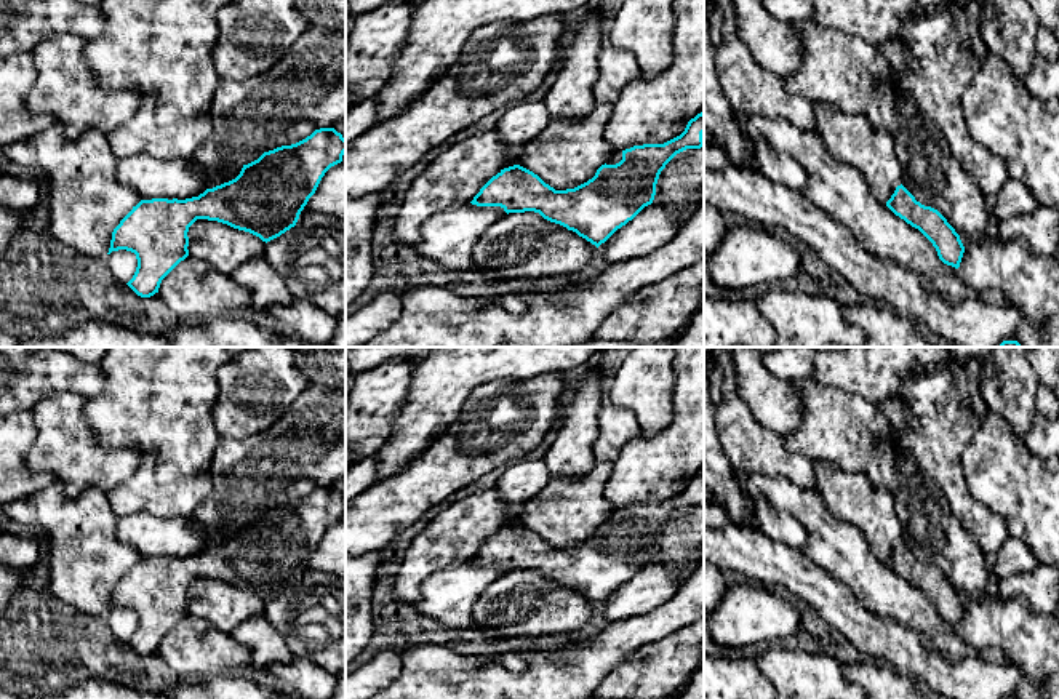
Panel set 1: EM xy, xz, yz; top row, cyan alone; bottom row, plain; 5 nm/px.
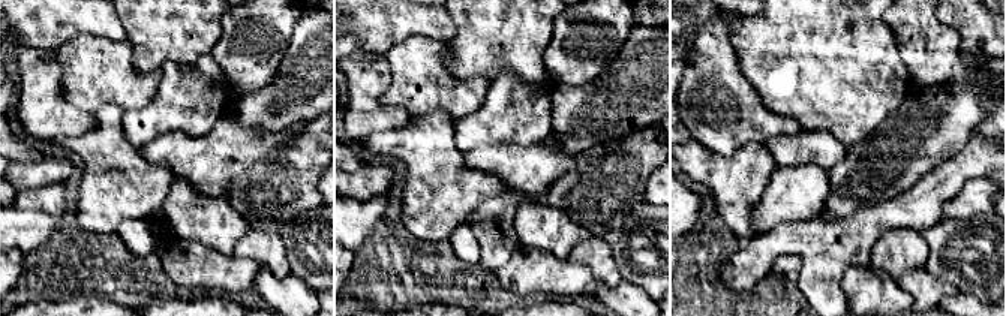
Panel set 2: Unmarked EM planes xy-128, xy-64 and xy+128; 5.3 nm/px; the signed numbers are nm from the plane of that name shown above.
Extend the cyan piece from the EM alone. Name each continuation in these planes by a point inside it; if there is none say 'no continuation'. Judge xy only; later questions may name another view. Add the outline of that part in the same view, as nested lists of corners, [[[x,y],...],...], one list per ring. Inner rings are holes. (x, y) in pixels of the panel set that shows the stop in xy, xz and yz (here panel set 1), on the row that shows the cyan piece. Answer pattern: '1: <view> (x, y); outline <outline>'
no continuation

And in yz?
no continuation

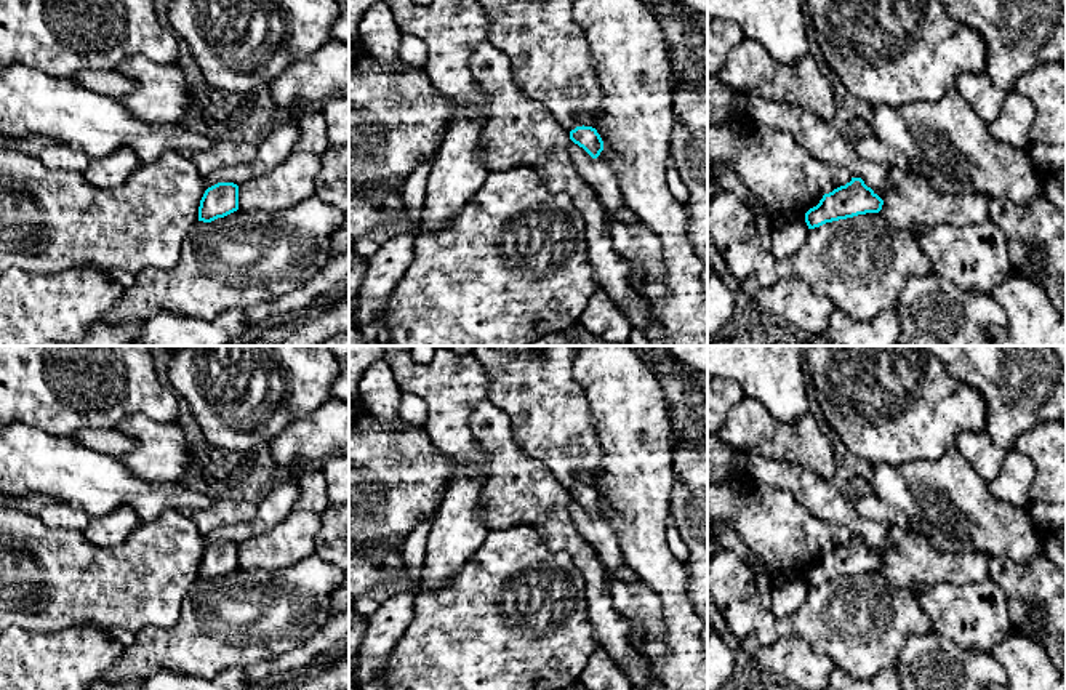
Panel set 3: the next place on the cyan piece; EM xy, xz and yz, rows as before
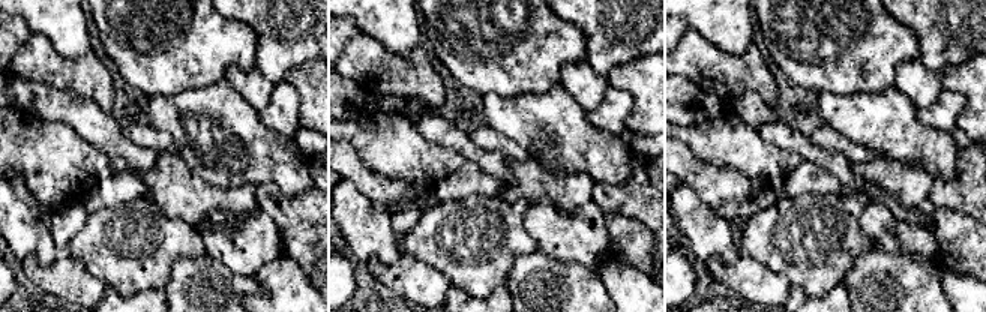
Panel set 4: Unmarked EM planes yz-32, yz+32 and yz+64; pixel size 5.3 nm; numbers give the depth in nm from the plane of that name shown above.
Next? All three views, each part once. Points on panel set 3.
no continuation

